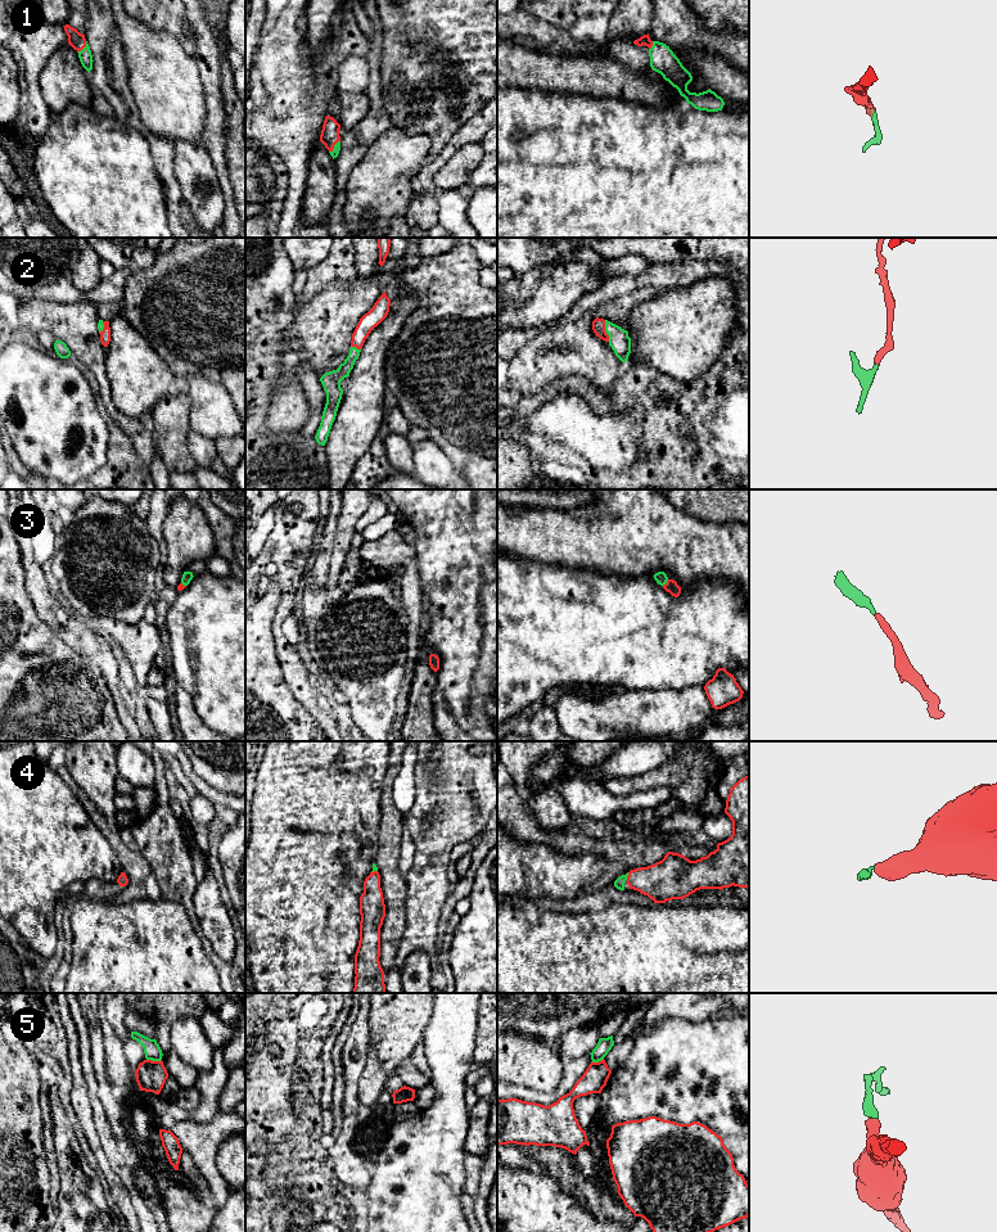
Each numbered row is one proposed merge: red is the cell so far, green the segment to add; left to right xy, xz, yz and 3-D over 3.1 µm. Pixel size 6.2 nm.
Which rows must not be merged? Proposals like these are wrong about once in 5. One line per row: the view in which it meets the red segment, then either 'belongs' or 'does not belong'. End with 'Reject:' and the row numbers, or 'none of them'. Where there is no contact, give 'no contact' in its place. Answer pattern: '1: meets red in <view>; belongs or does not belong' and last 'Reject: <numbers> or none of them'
1: meets red in xz; belongs
2: meets red in yz; belongs
3: meets red in yz; belongs
4: meets red in yz; belongs
5: meets red in xy; does not belong
Reject: 5

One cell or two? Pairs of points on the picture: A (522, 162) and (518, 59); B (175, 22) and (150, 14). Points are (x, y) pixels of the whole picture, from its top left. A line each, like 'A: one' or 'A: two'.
A: two
B: one

